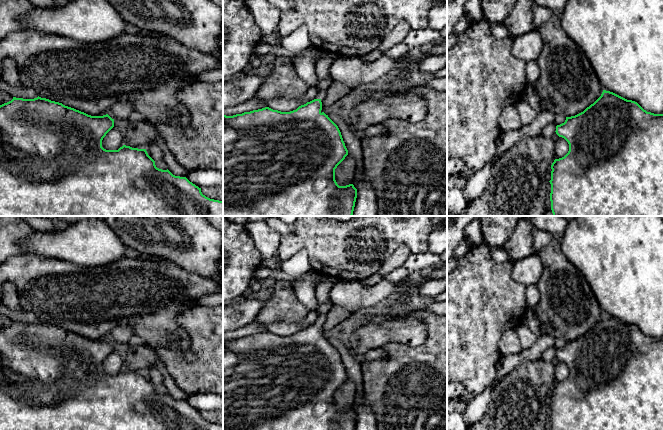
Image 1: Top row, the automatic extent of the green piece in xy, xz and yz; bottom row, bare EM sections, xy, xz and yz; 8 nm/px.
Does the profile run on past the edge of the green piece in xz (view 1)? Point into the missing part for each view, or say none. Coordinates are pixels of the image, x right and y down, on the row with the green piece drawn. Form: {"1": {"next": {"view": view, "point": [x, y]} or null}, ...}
{"1": {"next": {"view": "xz", "point": [323, 85]}}}

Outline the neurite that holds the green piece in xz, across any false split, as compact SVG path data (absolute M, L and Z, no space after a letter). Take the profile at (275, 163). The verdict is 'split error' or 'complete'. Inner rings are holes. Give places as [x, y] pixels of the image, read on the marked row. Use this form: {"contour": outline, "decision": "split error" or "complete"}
{"contour": "M330 75L318 83L316 98L296 110L281 112L265 107L233 116L223 115L223 216L352 216L357 198L353 184L339 186L335 180L335 169L348 155L338 126L323 112L322 102L329 86L333 83Z", "decision": "split error"}

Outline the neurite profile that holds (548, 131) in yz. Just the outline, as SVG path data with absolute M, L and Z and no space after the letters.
M555 122L553 123L550 123L548 125L546 125L541 134L544 136L544 137L547 137L547 138L551 138L556 132L556 126L557 124Z

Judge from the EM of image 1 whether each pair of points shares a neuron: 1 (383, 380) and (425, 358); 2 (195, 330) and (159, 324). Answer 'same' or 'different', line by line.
1: same
2: different

